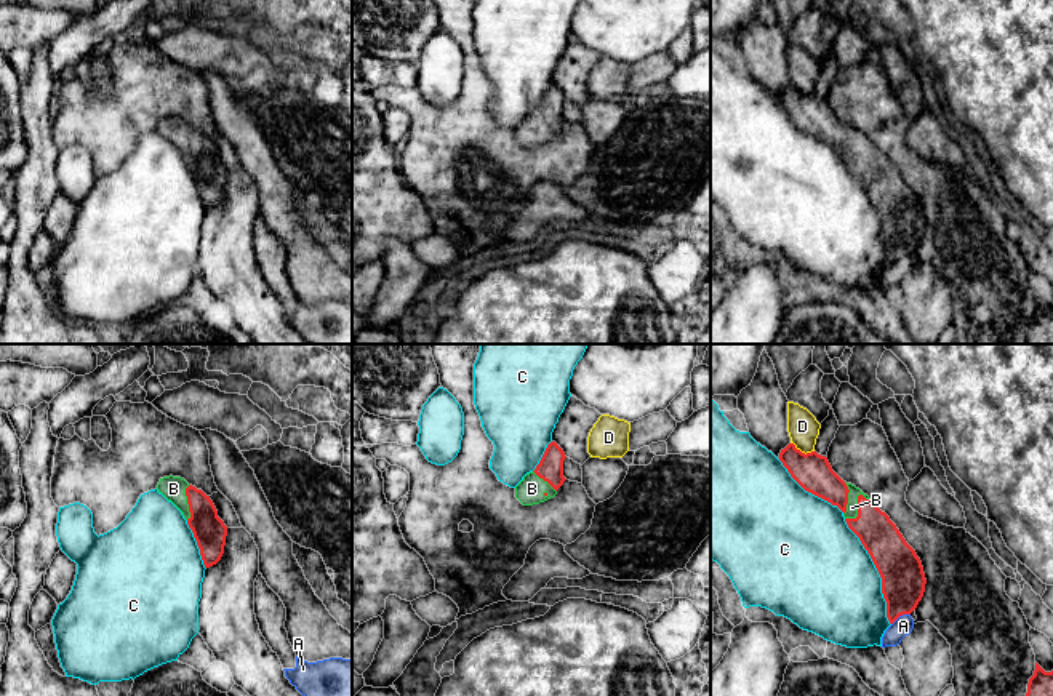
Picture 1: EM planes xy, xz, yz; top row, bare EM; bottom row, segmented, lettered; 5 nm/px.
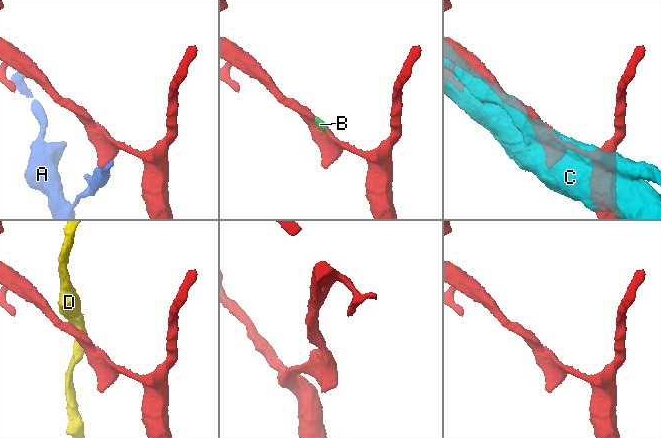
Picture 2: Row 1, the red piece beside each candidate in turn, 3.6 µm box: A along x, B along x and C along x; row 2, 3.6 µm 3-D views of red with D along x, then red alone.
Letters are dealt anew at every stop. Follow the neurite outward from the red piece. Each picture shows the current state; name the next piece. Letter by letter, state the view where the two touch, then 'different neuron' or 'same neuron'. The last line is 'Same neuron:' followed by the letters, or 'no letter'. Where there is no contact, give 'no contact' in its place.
A: contact in yz; different neuron
B: contact in yz; same neuron
C: contact in yz; different neuron
D: contact in yz; different neuron
Same neuron: B

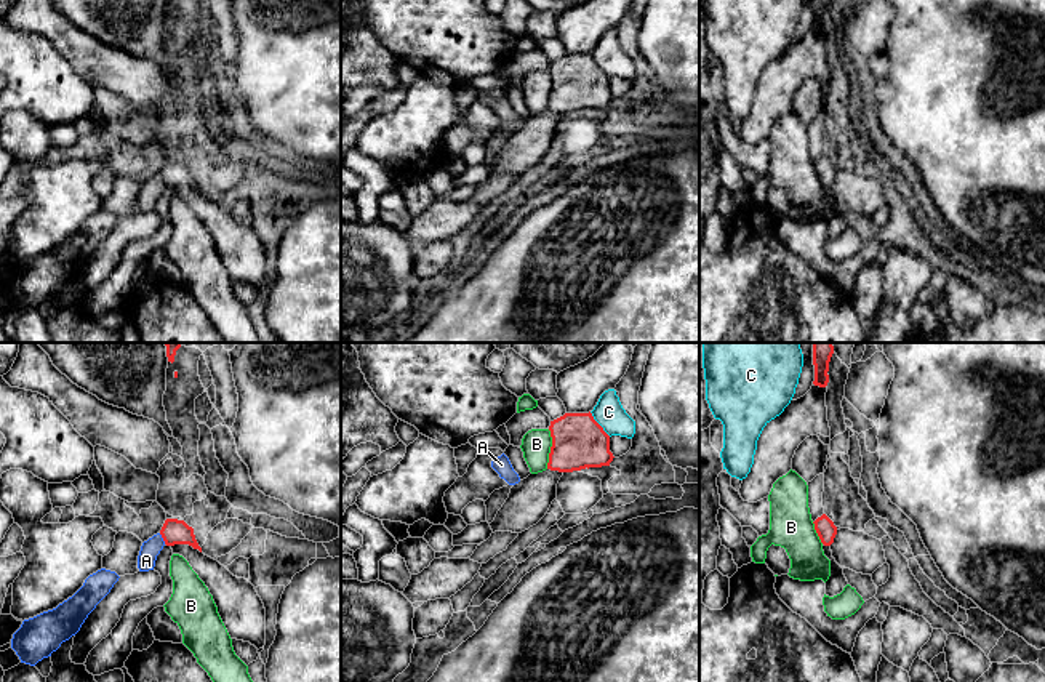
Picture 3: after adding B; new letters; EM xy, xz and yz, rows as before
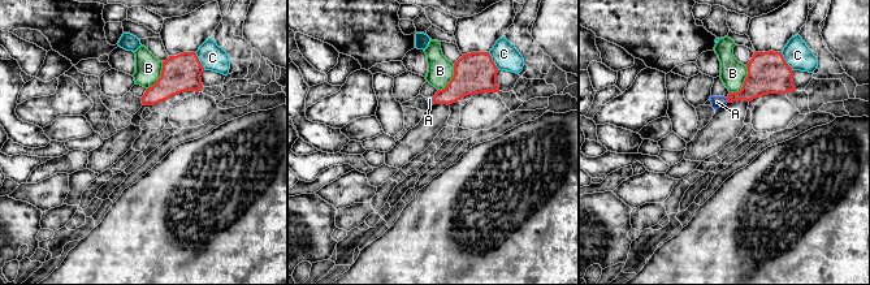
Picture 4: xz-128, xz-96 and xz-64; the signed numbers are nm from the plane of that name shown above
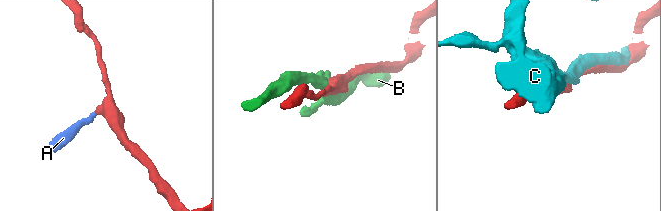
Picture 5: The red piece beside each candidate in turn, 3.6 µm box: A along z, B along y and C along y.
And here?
A: contact in xy; same neuron
B: contact in xz; different neuron
C: contact in xz; different neuron
Same neuron: A

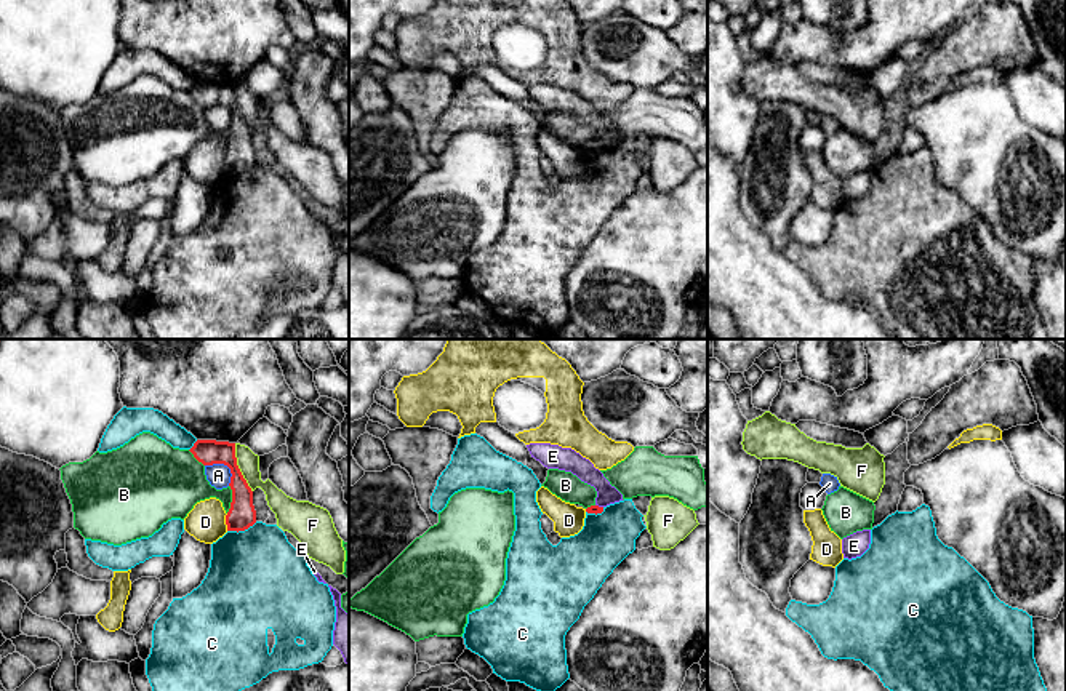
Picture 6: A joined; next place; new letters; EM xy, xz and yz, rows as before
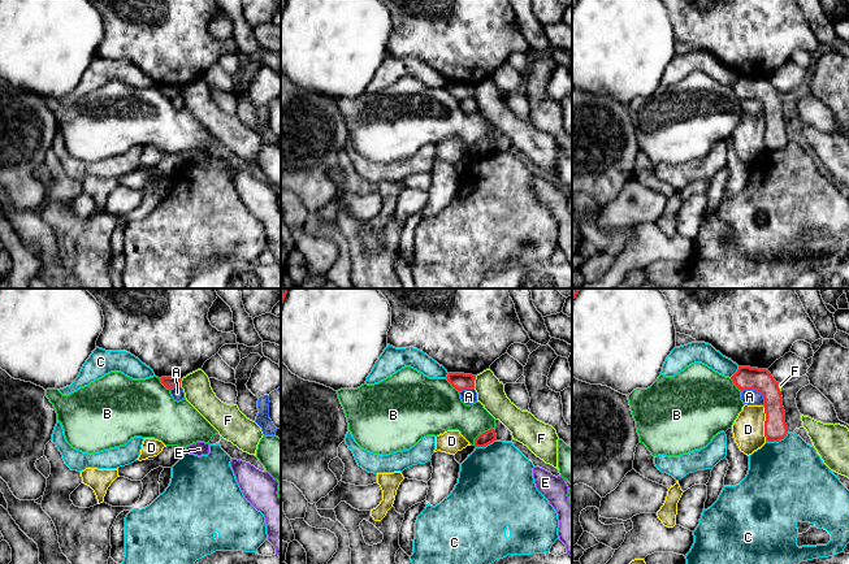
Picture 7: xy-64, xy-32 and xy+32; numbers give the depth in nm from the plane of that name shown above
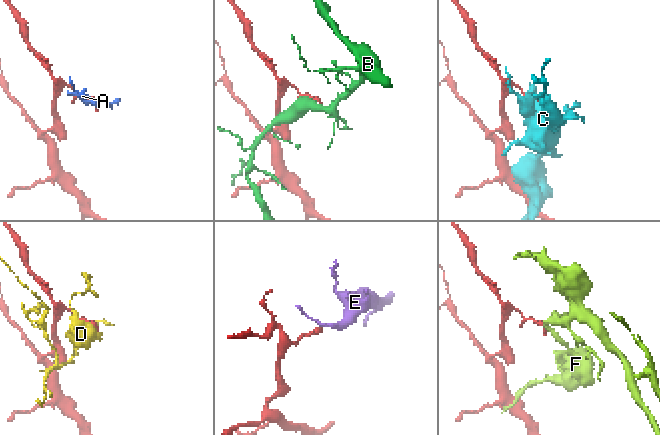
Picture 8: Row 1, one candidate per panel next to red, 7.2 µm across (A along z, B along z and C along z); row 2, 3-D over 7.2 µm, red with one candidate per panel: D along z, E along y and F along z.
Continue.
A: contact in xy; different neuron
B: contact in xy; different neuron
C: contact in xy; different neuron
D: contact in xy; different neuron
E: contact in xz; different neuron
F: contact in xy; different neuron
Same neuron: no letter

